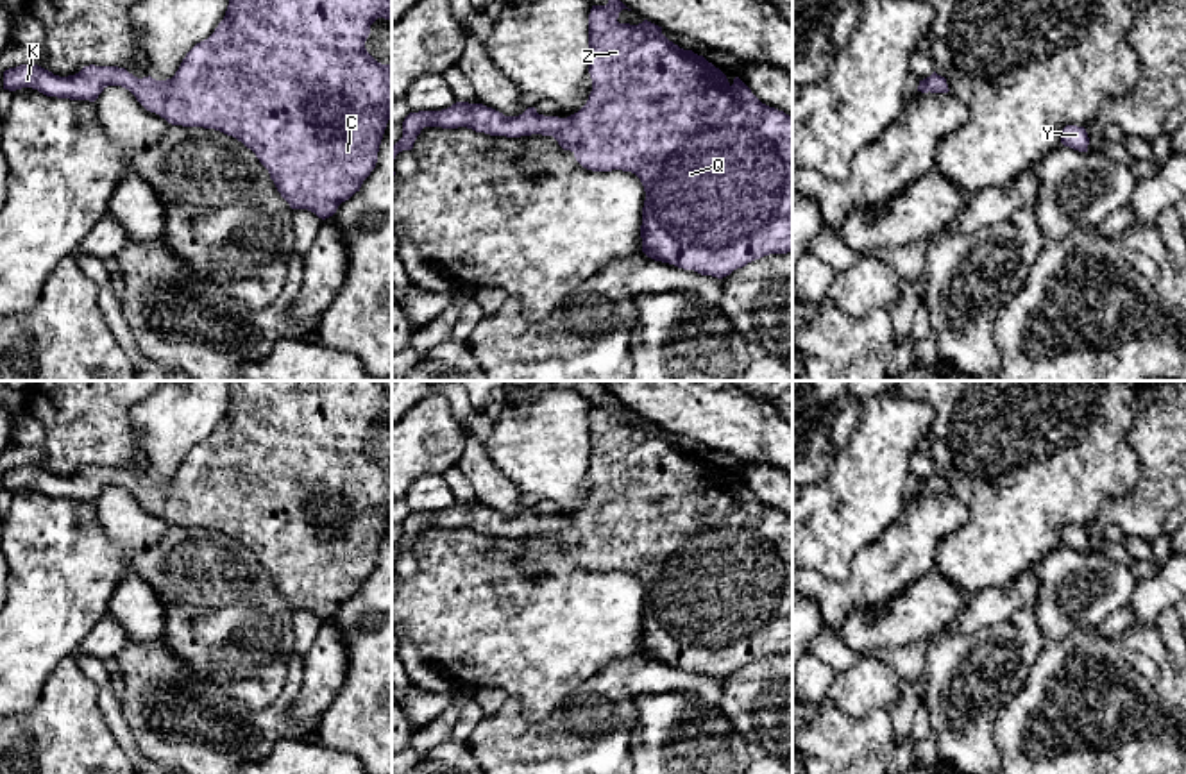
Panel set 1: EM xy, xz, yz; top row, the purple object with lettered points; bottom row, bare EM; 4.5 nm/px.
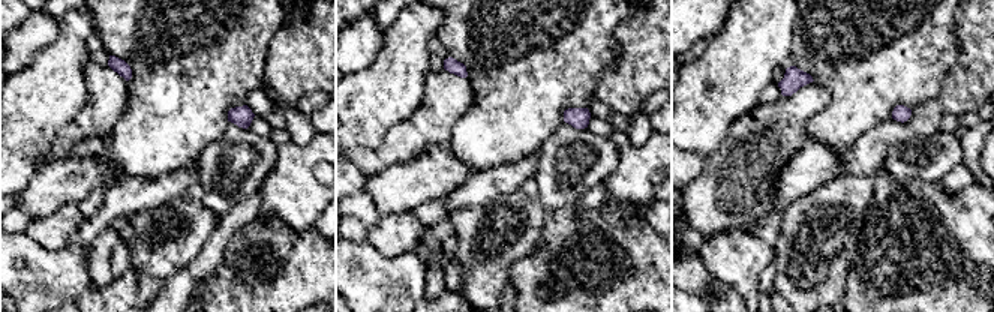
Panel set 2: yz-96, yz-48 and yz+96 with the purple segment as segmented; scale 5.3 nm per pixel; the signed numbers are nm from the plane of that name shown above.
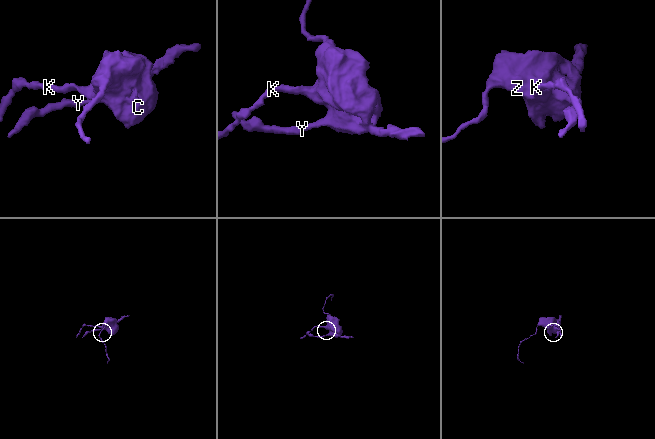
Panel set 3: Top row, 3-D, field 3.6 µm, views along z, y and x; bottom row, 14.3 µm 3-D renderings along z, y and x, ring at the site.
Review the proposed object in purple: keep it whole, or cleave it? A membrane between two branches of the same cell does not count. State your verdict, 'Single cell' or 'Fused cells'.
Single cell

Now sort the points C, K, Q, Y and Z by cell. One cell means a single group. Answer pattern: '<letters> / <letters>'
C K Q Y Z

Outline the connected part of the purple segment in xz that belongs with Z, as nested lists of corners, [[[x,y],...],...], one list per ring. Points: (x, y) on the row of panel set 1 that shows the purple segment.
[[[608,0],[606,5],[590,9],[592,91],[578,113],[558,118],[528,107],[519,116],[504,116],[492,107],[469,102],[456,102],[442,111],[410,113],[402,122],[402,138],[392,145],[392,175],[395,175],[395,156],[411,150],[424,127],[467,127],[506,138],[553,136],[587,170],[623,170],[640,179],[646,191],[640,225],[642,252],[655,261],[723,279],[764,256],[792,252],[792,116],[762,104],[739,77],[730,84],[726,75],[703,55],[669,41],[662,27],[648,20],[639,25],[619,23],[623,9],[628,7],[621,0]]]

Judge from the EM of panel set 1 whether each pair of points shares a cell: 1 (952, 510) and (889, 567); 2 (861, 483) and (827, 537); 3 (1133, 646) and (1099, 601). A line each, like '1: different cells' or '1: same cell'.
1: same cell
2: same cell
3: different cells

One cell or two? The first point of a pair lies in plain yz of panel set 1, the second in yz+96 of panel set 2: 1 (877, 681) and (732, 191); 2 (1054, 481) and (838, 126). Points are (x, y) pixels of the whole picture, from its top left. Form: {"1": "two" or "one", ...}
{"1": "two", "2": "one"}

